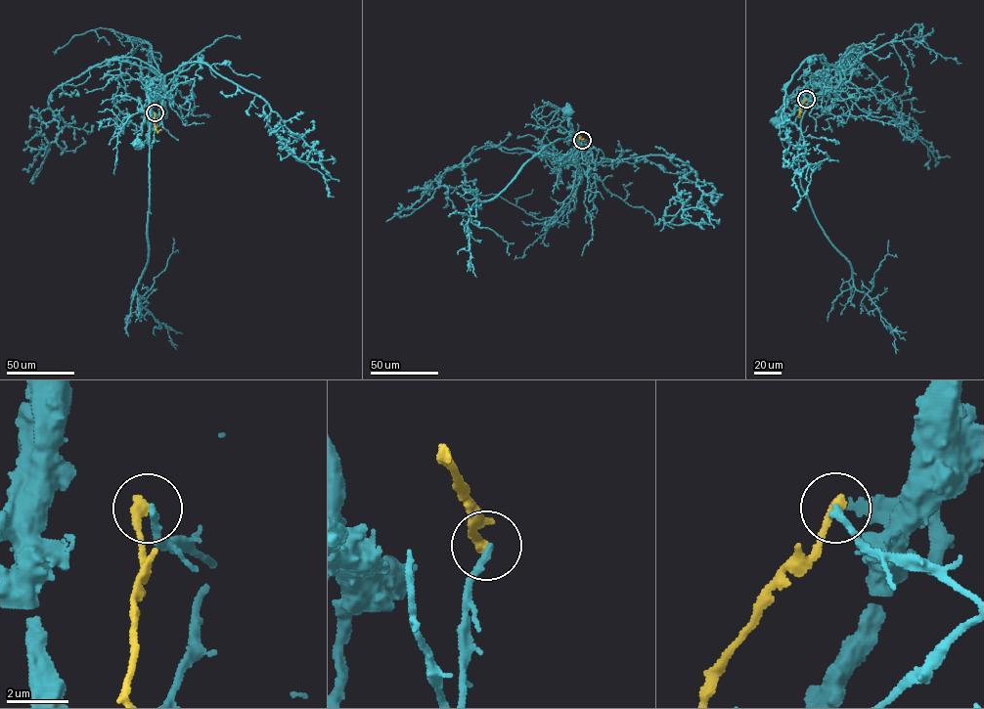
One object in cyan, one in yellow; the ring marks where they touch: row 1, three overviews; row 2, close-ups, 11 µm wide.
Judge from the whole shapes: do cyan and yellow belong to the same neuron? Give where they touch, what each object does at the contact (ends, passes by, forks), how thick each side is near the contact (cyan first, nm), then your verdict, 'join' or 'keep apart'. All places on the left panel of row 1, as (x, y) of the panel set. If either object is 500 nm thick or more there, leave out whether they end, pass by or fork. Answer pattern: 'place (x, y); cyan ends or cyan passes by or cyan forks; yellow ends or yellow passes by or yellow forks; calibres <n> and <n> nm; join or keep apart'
place (155, 112); cyan ends; yellow ends; calibres 220 and 360 nm; keep apart

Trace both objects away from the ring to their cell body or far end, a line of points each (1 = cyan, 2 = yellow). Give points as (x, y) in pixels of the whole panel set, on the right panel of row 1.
1: (806, 98), (814, 103), (825, 84), (830, 85), (829, 89), (805, 98), (792, 112), (782, 113), (777, 121)
2: (806, 98), (798, 115)

